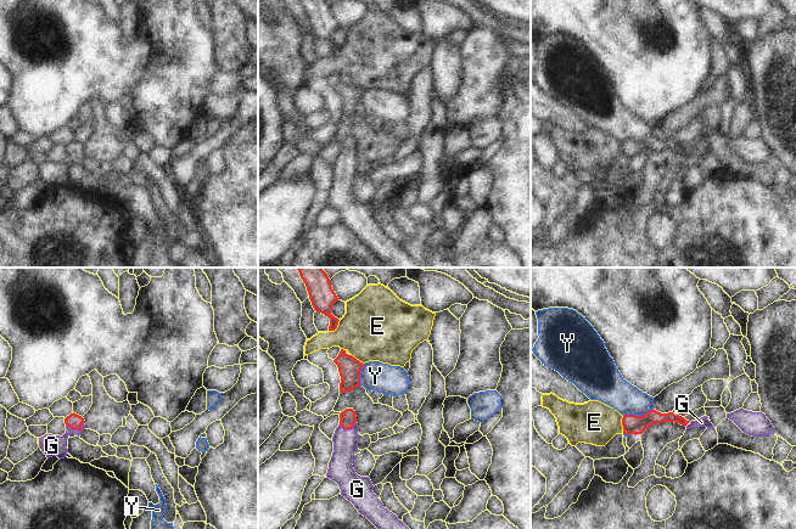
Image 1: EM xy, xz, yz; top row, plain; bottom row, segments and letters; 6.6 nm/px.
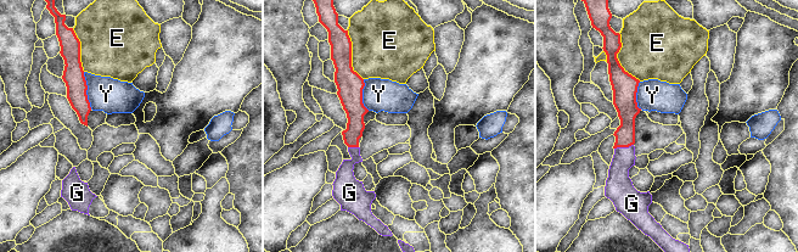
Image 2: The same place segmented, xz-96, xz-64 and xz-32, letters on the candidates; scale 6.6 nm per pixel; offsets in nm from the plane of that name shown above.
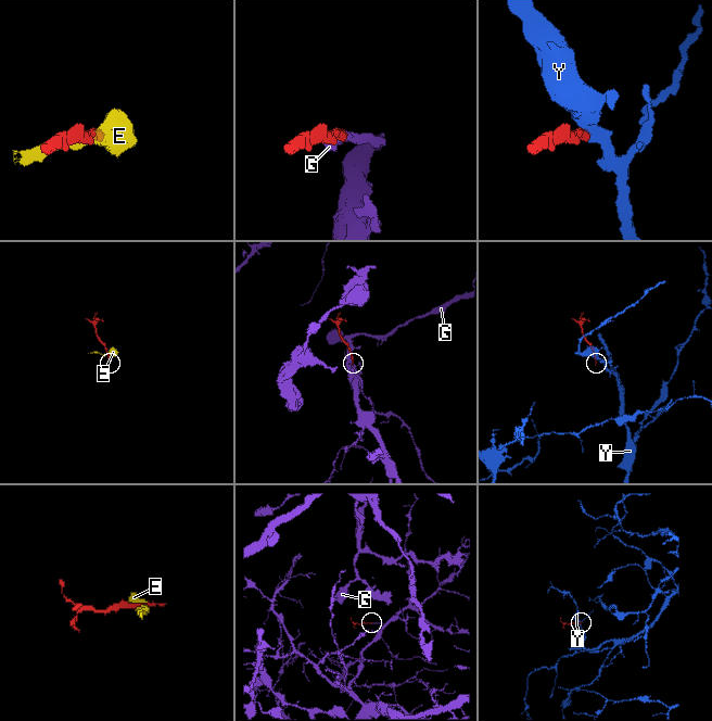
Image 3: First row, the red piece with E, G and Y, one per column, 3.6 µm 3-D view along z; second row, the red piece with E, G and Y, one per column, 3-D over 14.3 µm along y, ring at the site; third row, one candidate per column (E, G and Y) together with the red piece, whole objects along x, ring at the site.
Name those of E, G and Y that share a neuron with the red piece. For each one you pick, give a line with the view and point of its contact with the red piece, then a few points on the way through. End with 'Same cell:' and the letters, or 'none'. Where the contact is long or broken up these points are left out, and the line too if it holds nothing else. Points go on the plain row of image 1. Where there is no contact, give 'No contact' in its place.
G: Touches red at xy (74, 156). Path across: xy (74, 148), (74, 156), (55, 173), (51, 173)
Same cell: G.

